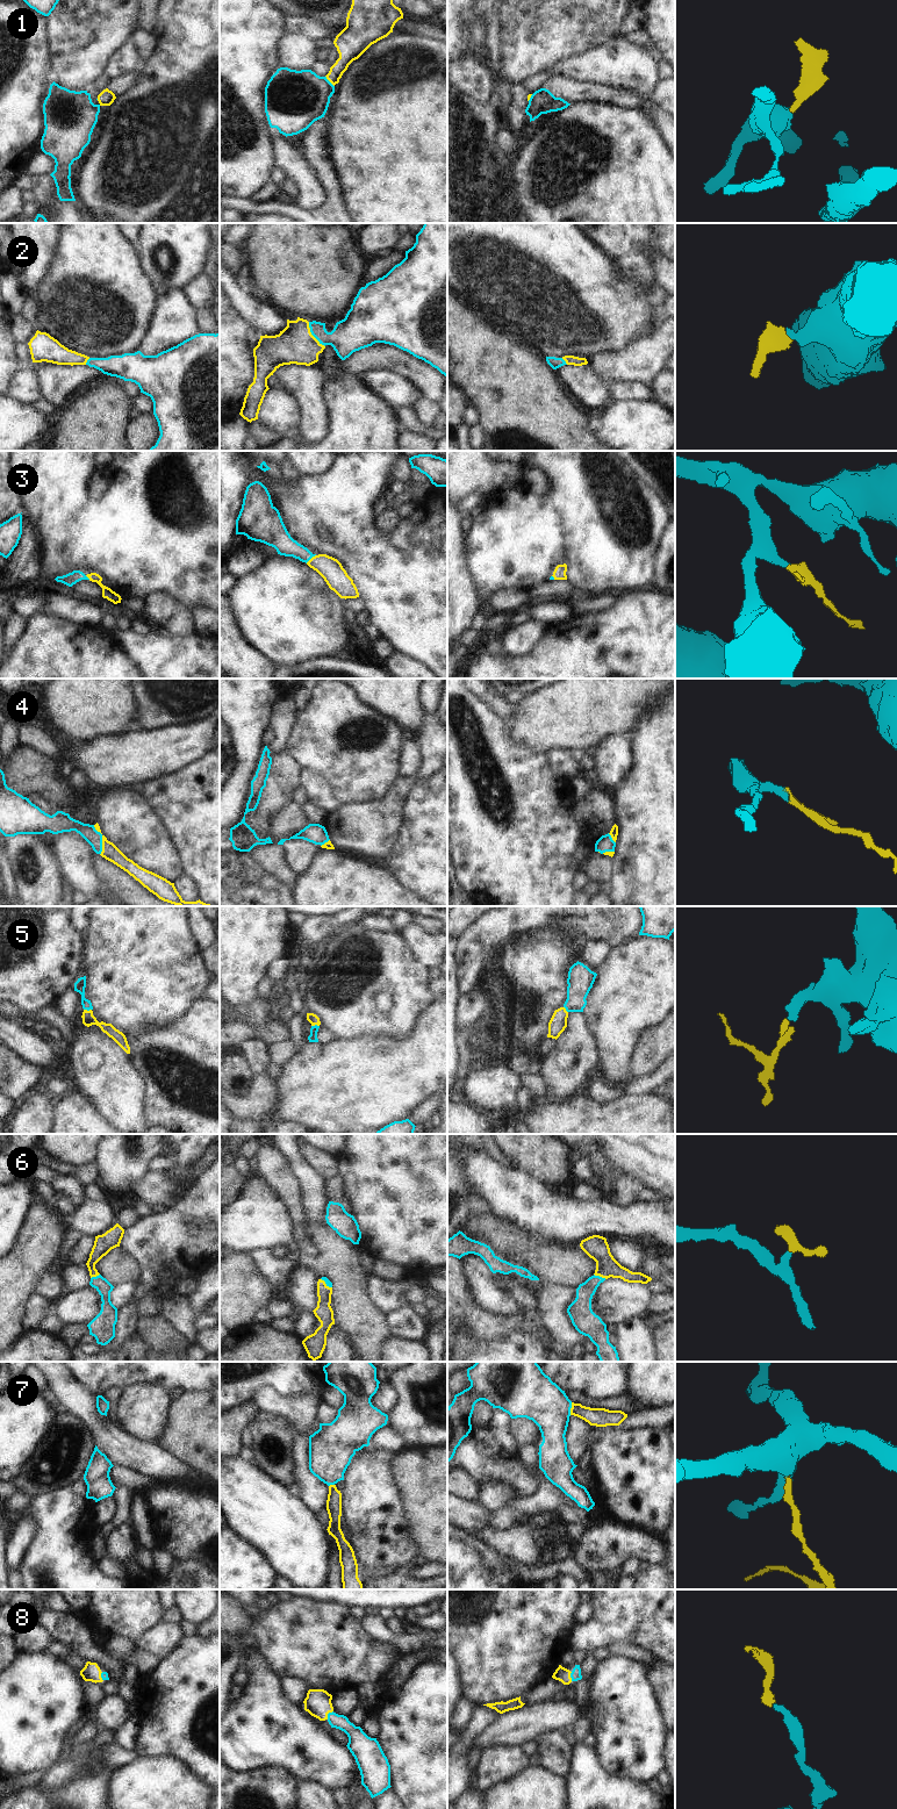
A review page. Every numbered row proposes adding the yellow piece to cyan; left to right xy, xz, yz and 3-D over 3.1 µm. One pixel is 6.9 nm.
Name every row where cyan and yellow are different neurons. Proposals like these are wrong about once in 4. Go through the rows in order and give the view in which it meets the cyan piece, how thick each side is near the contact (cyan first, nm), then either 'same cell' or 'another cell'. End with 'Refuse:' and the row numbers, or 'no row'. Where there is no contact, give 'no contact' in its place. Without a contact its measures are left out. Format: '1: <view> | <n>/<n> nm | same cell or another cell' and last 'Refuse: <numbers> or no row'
1: xz | 380/140 nm | another cell
2: xz | 240/260 nm | same cell
3: xz | 150/160 nm | same cell
4: xy | 110/110 nm | same cell
5: xy | 80/90 nm | same cell
6: yz | 140/160 nm | same cell
7: yz | 320/130 nm | same cell
8: xz | 120/180 nm | same cell
Refuse: 1

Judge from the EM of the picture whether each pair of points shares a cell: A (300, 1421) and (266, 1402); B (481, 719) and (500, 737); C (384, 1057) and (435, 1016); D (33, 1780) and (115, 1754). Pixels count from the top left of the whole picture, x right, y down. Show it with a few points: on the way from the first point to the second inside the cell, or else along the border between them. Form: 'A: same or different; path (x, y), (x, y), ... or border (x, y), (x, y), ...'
A: same; path (292, 1413), (285, 1406), (274, 1404)
B: same; path (486, 724), (495, 733)
C: same; path (399, 1057), (402, 1057), (429, 1031)
D: different; border (48, 1768), (35, 1785)

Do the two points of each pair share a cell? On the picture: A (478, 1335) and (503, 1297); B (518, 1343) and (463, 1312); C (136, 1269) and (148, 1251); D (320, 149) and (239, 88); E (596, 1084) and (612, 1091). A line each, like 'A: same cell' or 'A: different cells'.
A: different cells
B: different cells
C: different cells
D: different cells
E: same cell

